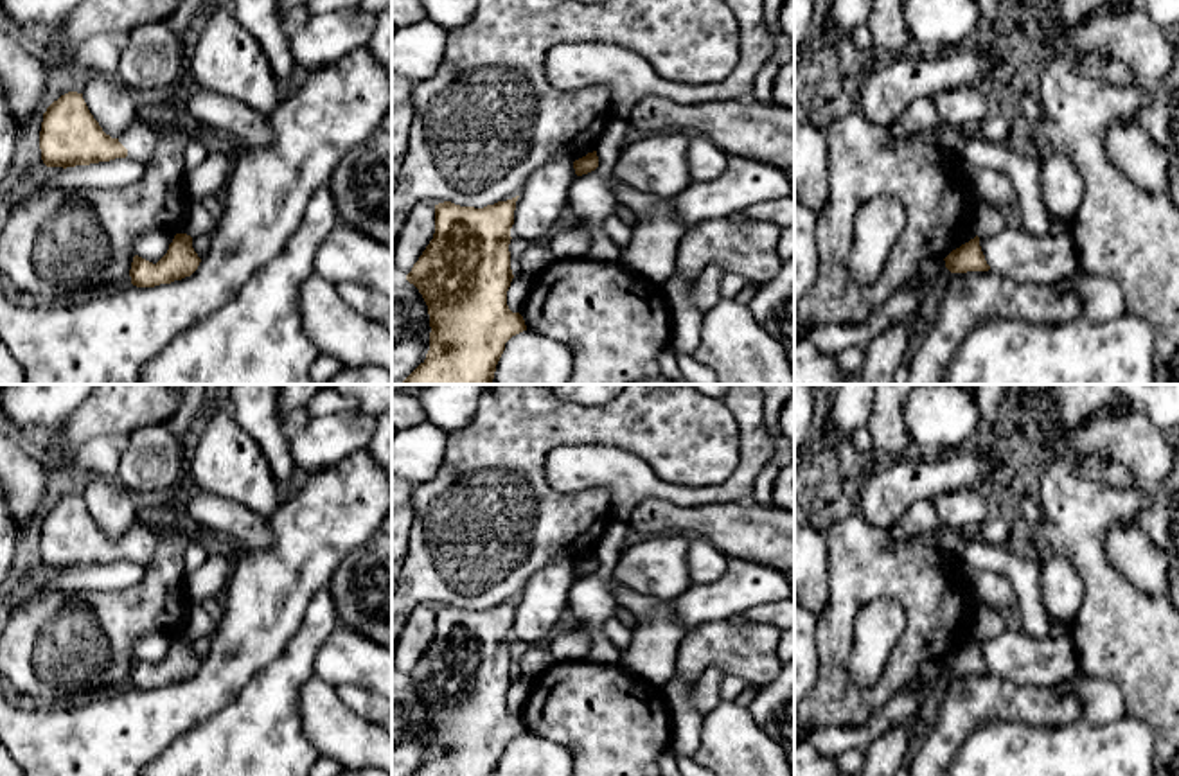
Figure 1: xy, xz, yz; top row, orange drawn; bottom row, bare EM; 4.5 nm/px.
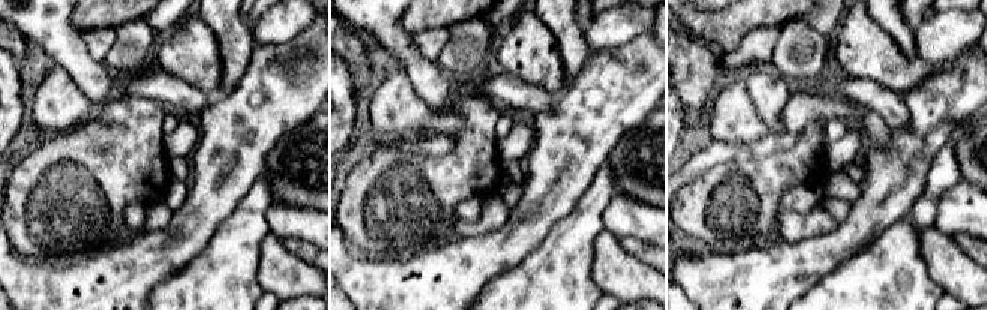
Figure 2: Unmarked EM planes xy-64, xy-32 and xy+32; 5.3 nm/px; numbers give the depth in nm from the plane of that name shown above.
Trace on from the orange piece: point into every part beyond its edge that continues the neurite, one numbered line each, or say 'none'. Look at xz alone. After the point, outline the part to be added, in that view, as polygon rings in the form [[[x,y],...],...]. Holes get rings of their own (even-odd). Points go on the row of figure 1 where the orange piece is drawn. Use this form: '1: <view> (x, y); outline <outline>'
none

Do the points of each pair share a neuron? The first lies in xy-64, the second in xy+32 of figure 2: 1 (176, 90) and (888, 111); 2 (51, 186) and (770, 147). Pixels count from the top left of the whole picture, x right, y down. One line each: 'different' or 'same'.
1: same
2: different

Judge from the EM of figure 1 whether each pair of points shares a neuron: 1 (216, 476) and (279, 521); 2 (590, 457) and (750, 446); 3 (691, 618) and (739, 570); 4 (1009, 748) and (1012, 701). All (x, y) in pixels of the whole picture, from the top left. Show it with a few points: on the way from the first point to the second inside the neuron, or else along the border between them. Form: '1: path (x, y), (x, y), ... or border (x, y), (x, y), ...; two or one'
1: border (297, 484), (266, 516); two
2: path (635, 480), (676, 494), (716, 494), (725, 491); one
3: path (703, 606), (728, 582); one
4: border (1052, 726), (989, 721), (971, 733); two

